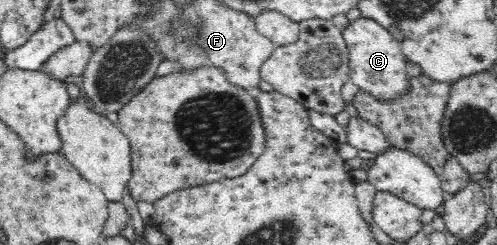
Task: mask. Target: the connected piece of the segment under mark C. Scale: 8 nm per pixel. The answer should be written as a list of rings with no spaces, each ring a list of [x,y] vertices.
[[[362,17],[350,21],[342,34],[349,50],[349,76],[352,83],[378,101],[400,100],[402,96],[410,94],[412,89],[409,80],[414,76],[406,72],[408,60],[399,42],[388,30],[372,19]]]

